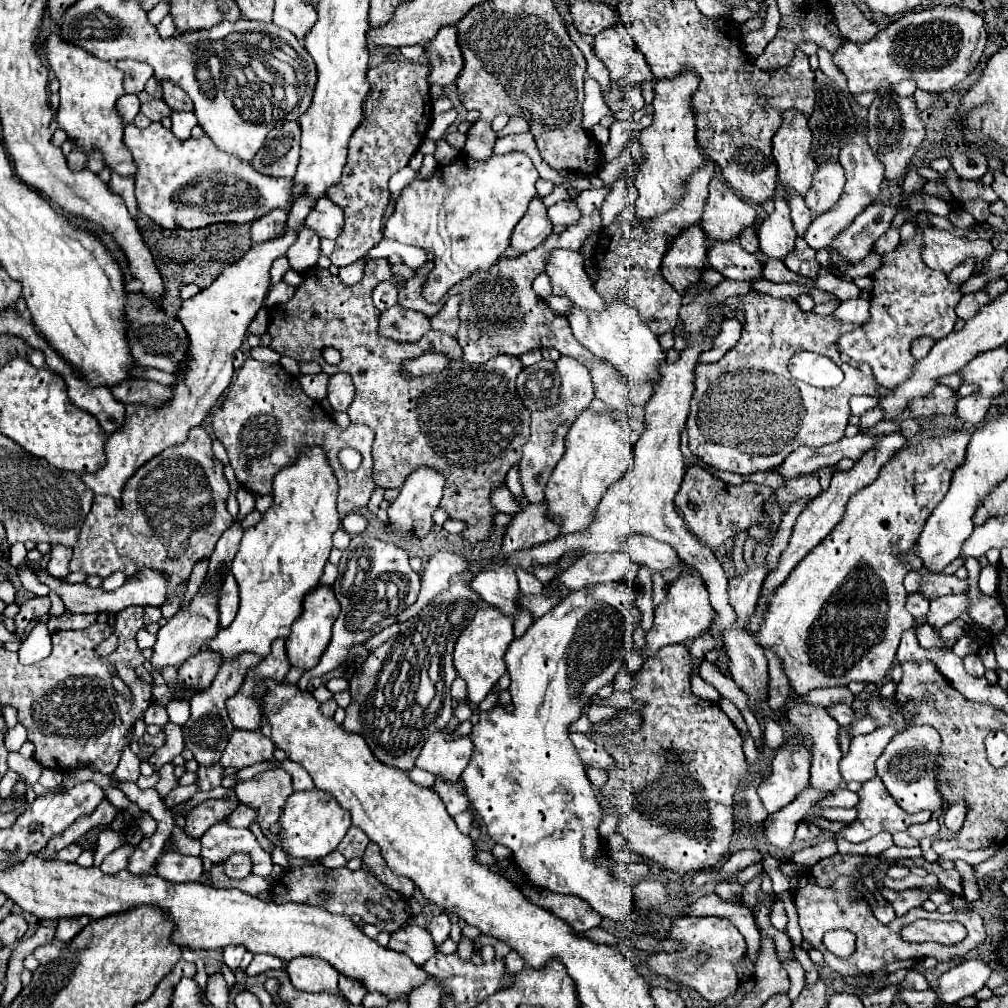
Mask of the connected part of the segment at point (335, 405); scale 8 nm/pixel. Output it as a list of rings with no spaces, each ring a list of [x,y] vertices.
[[[336,373],[328,381],[328,401],[334,411],[346,411],[354,399],[354,385],[346,373]]]

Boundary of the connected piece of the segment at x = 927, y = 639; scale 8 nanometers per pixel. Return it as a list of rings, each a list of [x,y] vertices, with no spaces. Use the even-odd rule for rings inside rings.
[[[924,625],[924,627],[920,627],[920,635],[918,635],[918,639],[920,639],[920,645],[922,645],[924,649],[946,647],[944,639],[940,637],[940,633],[938,633],[936,629],[932,629],[930,625]]]

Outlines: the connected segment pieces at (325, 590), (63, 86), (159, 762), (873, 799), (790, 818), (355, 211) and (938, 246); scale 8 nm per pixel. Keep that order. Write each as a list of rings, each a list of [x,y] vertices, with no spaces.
[[[318,585],[316,589],[310,591],[308,597],[304,597],[304,611],[300,615],[300,619],[292,625],[292,633],[286,641],[286,649],[288,649],[288,657],[290,663],[296,667],[304,667],[304,669],[312,669],[320,655],[324,653],[324,649],[330,643],[330,635],[332,635],[332,625],[340,615],[340,603],[334,597],[332,587],[328,585]]]
[[[52,31],[42,41],[42,51],[48,61],[48,67],[60,81],[60,109],[56,115],[58,127],[64,129],[68,137],[74,137],[80,149],[90,151],[92,147],[98,147],[100,153],[104,155],[106,165],[118,175],[134,177],[136,165],[130,157],[130,151],[122,143],[124,125],[114,109],[116,99],[124,95],[124,87],[122,87],[124,73],[116,65],[98,59],[90,51],[66,43],[58,31]]]
[[[166,723],[164,725],[164,735],[166,735],[166,743],[148,759],[148,763],[154,767],[154,771],[158,771],[162,765],[170,763],[184,749],[184,733],[182,733],[180,725]]]
[[[874,777],[874,779],[866,781],[862,785],[862,789],[858,791],[858,795],[860,795],[860,803],[856,805],[858,819],[840,833],[840,837],[844,837],[846,841],[852,841],[852,843],[862,843],[862,841],[874,837],[874,835],[878,835],[880,831],[888,831],[888,833],[906,831],[914,823],[926,823],[930,819],[930,815],[932,815],[930,811],[906,813],[902,807],[898,807],[898,803],[892,799],[892,795],[888,795],[888,791],[884,793],[884,785],[880,783],[880,777]]]
[[[808,785],[788,807],[768,815],[768,819],[764,821],[764,835],[770,841],[770,845],[786,849],[794,841],[794,831],[798,821],[802,821],[808,815],[808,811],[816,807],[818,801],[824,797],[826,791]]]
[[[388,61],[368,69],[370,93],[364,99],[364,119],[350,139],[348,163],[336,187],[328,189],[328,199],[344,209],[346,225],[336,239],[336,249],[329,258],[336,267],[345,267],[362,258],[382,237],[382,219],[390,201],[388,179],[408,165],[422,143],[432,119],[432,99],[426,83],[428,67],[410,61]]]
[[[926,227],[922,235],[926,241],[924,261],[928,263],[928,267],[946,273],[952,271],[958,263],[962,263],[970,255],[978,257],[978,269],[982,269],[982,261],[986,259],[986,255],[994,251],[990,241],[984,239],[970,241],[962,235],[954,235],[952,231],[938,229],[938,227]]]

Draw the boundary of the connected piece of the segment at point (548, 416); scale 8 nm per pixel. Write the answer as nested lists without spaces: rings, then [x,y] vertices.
[[[562,355],[556,361],[556,371],[560,373],[560,379],[562,379],[560,407],[552,407],[548,411],[532,413],[530,437],[524,445],[524,455],[518,463],[520,475],[522,475],[522,487],[524,487],[524,493],[530,499],[530,503],[538,503],[544,499],[544,487],[546,487],[556,463],[560,461],[560,455],[564,455],[564,437],[568,433],[568,427],[576,421],[576,417],[584,411],[584,407],[588,407],[588,403],[594,399],[590,375],[582,363],[578,363],[572,357]]]

